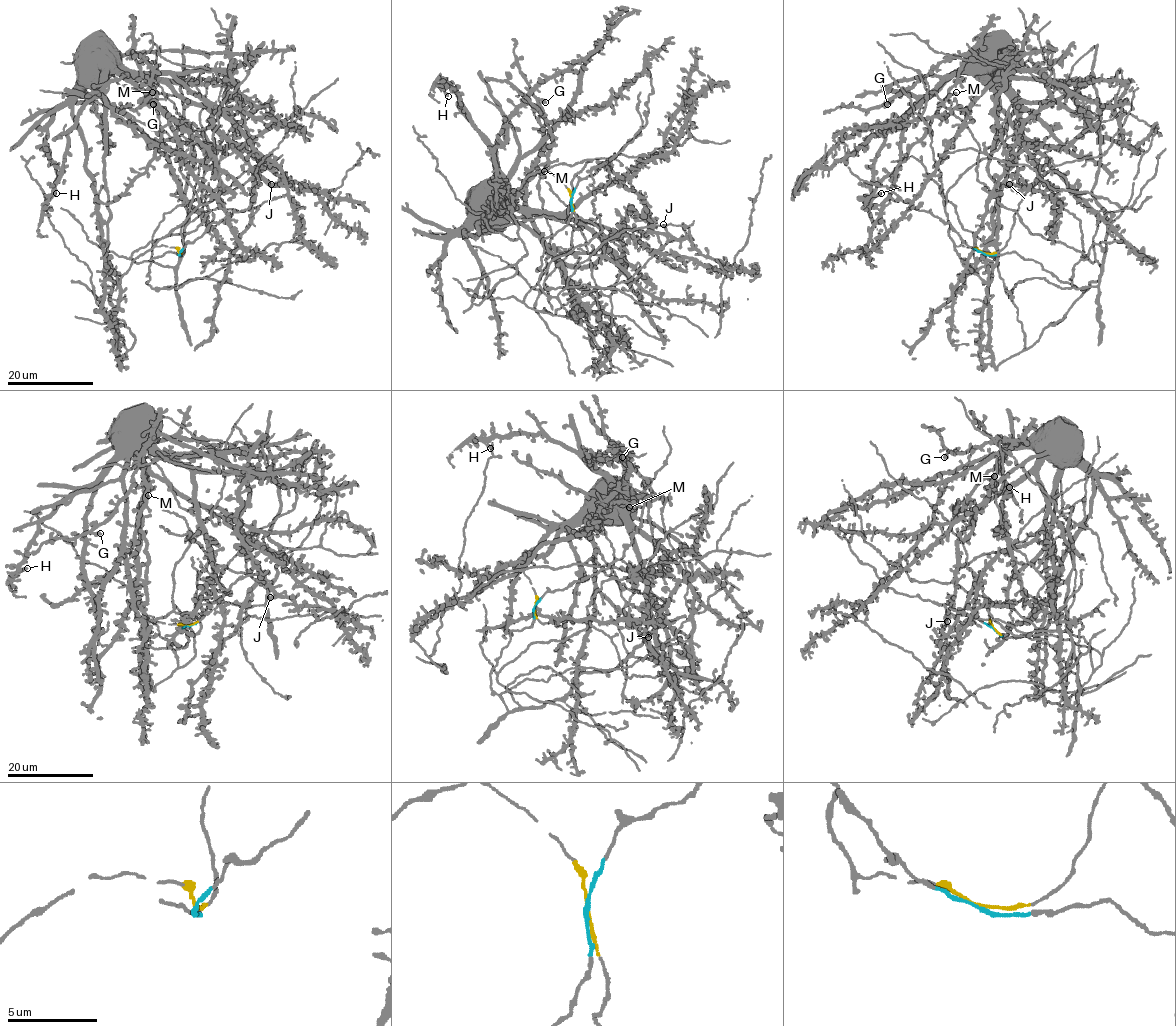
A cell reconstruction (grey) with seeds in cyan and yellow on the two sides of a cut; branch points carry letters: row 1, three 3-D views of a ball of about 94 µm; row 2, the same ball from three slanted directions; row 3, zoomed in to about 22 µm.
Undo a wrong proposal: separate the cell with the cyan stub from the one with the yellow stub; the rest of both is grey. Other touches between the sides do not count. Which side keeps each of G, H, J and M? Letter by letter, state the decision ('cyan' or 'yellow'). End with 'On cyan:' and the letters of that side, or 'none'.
G: cyan
H: yellow
J: yellow
M: cyan
On cyan: G, M

